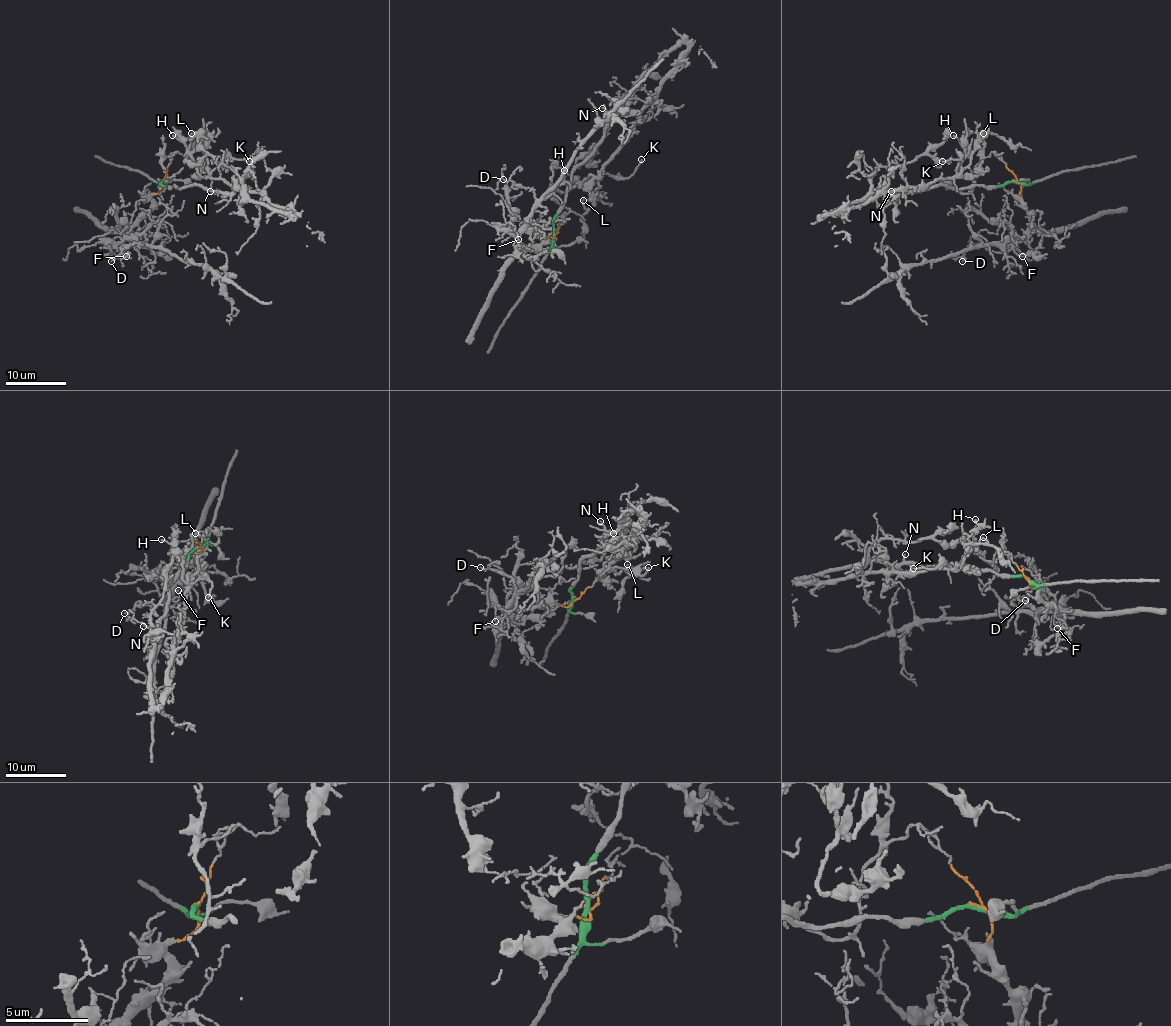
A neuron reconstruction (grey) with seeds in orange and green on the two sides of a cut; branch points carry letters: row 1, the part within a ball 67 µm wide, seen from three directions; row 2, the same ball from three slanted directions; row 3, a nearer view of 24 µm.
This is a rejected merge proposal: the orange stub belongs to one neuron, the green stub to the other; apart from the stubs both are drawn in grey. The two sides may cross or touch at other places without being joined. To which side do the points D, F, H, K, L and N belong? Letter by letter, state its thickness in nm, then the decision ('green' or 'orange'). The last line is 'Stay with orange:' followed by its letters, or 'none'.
D: calibre 100 nm; orange
F: calibre 100 nm; orange
H: calibre 150 nm; green
K: calibre 130 nm; green
L: calibre 130 nm; green
N: calibre 120 nm; green
Stay with orange: D, F

